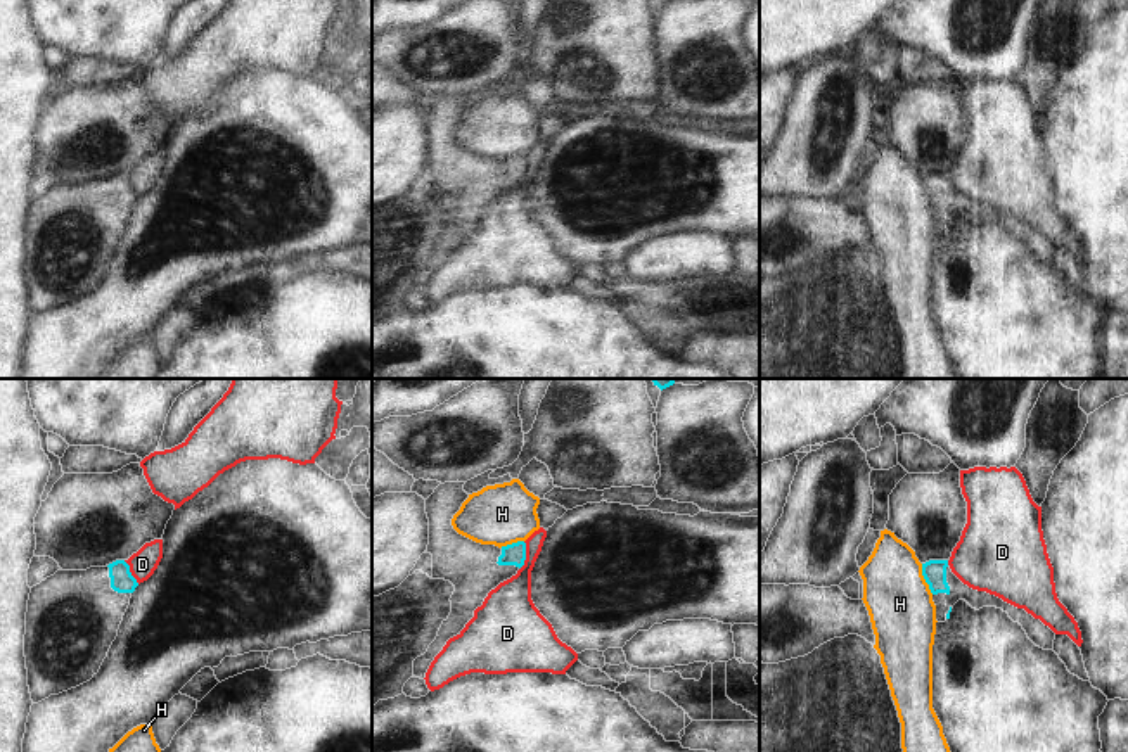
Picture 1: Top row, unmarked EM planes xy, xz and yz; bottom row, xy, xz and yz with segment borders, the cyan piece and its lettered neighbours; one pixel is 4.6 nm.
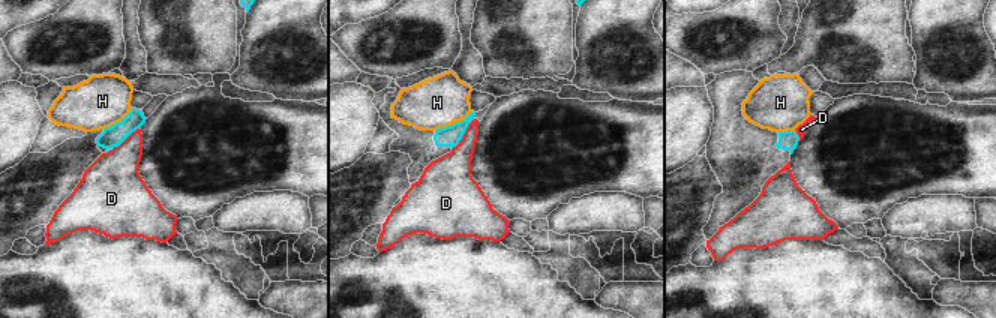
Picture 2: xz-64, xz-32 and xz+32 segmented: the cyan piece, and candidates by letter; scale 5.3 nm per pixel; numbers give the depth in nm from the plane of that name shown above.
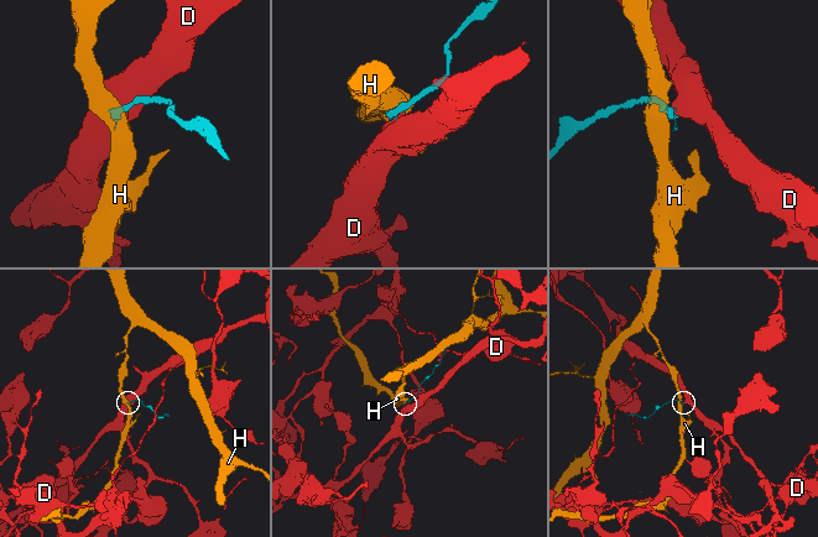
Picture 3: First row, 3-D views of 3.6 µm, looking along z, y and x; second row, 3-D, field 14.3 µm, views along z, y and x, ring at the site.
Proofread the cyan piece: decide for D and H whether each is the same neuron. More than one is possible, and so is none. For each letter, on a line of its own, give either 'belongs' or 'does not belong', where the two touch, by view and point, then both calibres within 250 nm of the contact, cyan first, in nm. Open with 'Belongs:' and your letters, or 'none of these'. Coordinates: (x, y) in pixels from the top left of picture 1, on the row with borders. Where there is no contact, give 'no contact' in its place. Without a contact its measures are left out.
Belongs: none of these
D: does not belong; contact xz (525, 555); calibres 100 and 220 nm
H: does not belong; contact yz (924, 578); calibres 110 and 300 nm

